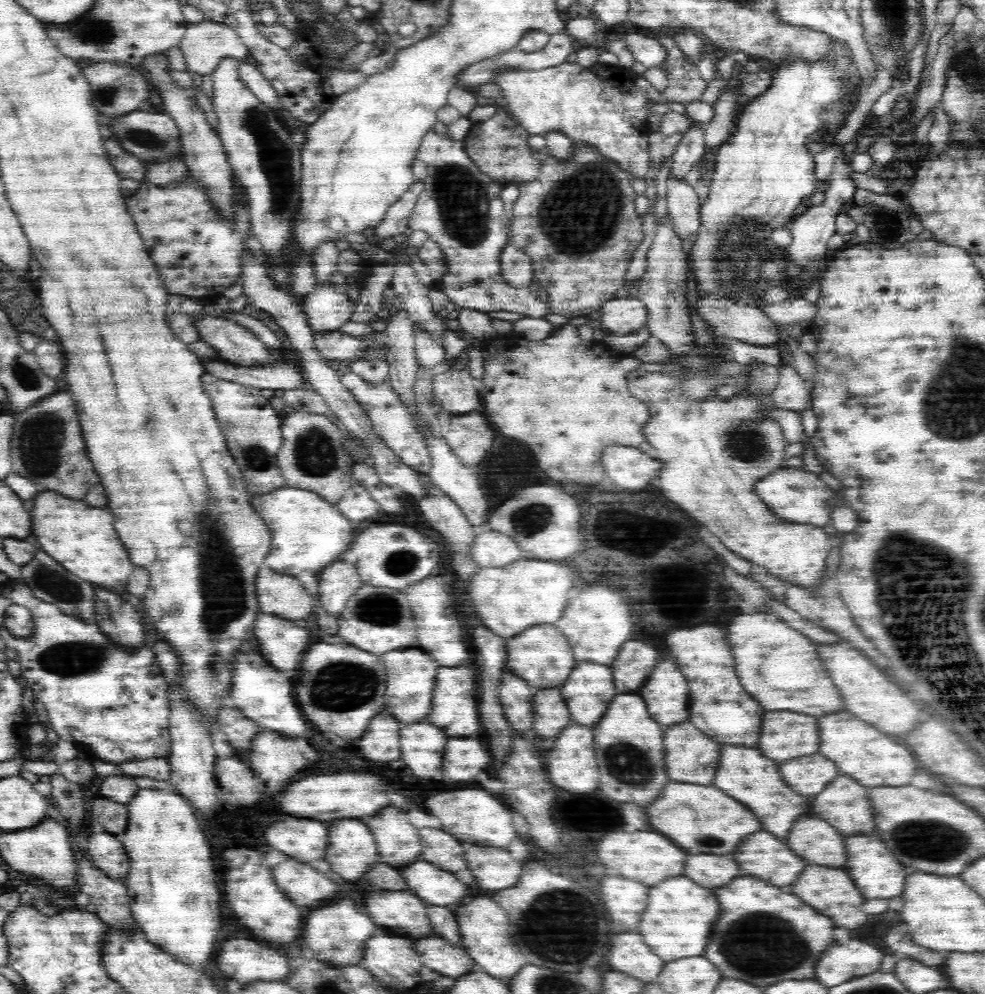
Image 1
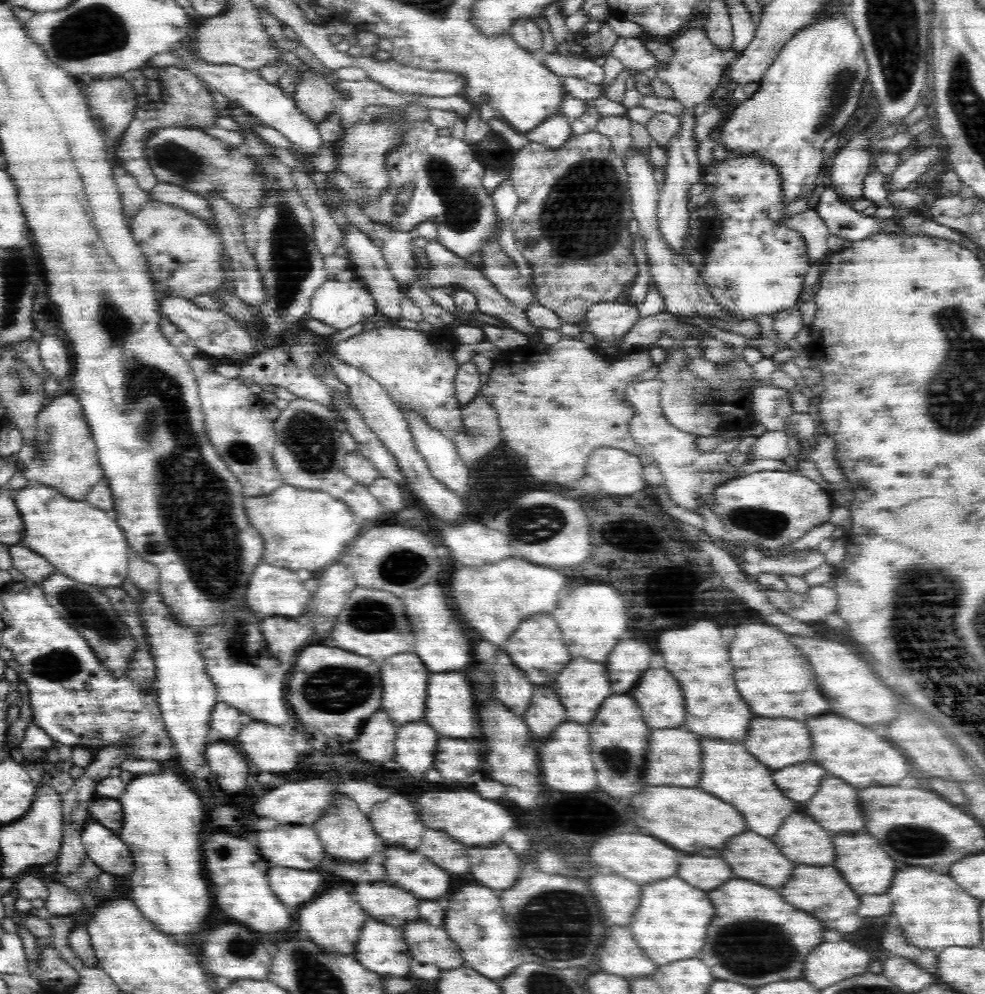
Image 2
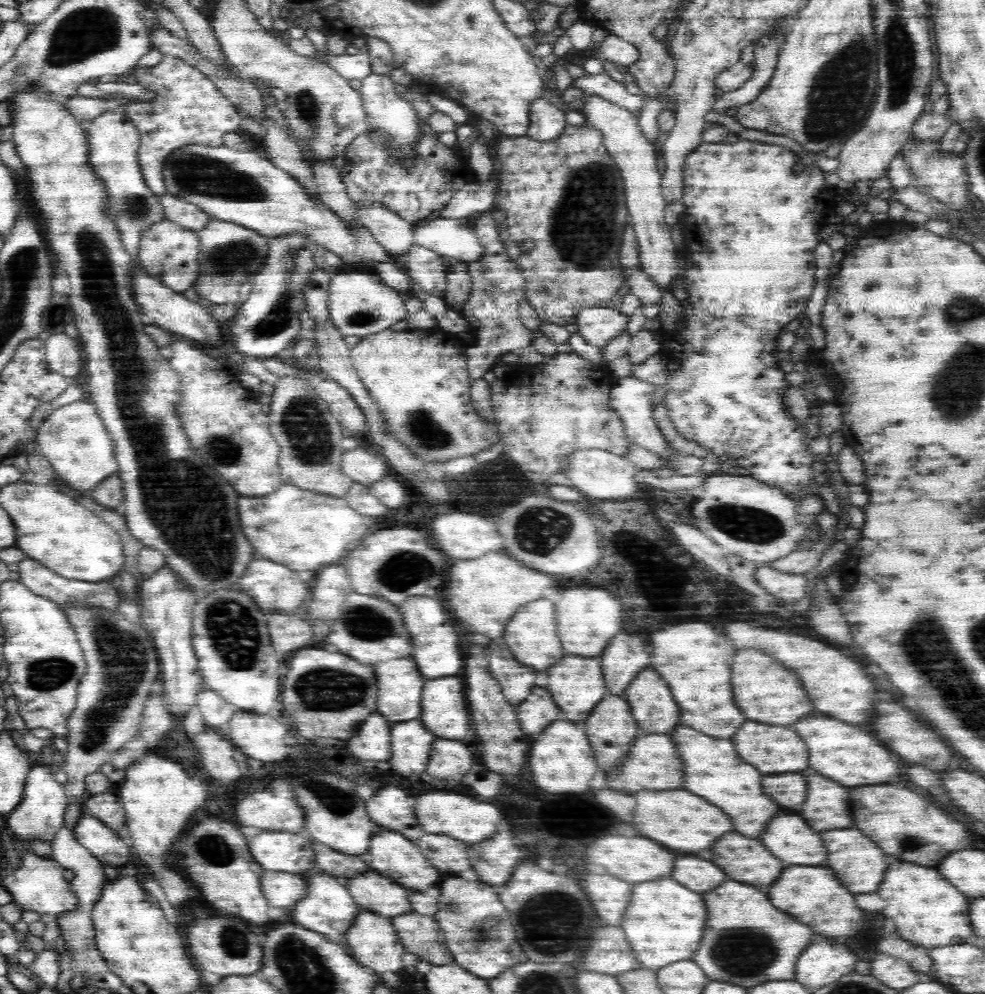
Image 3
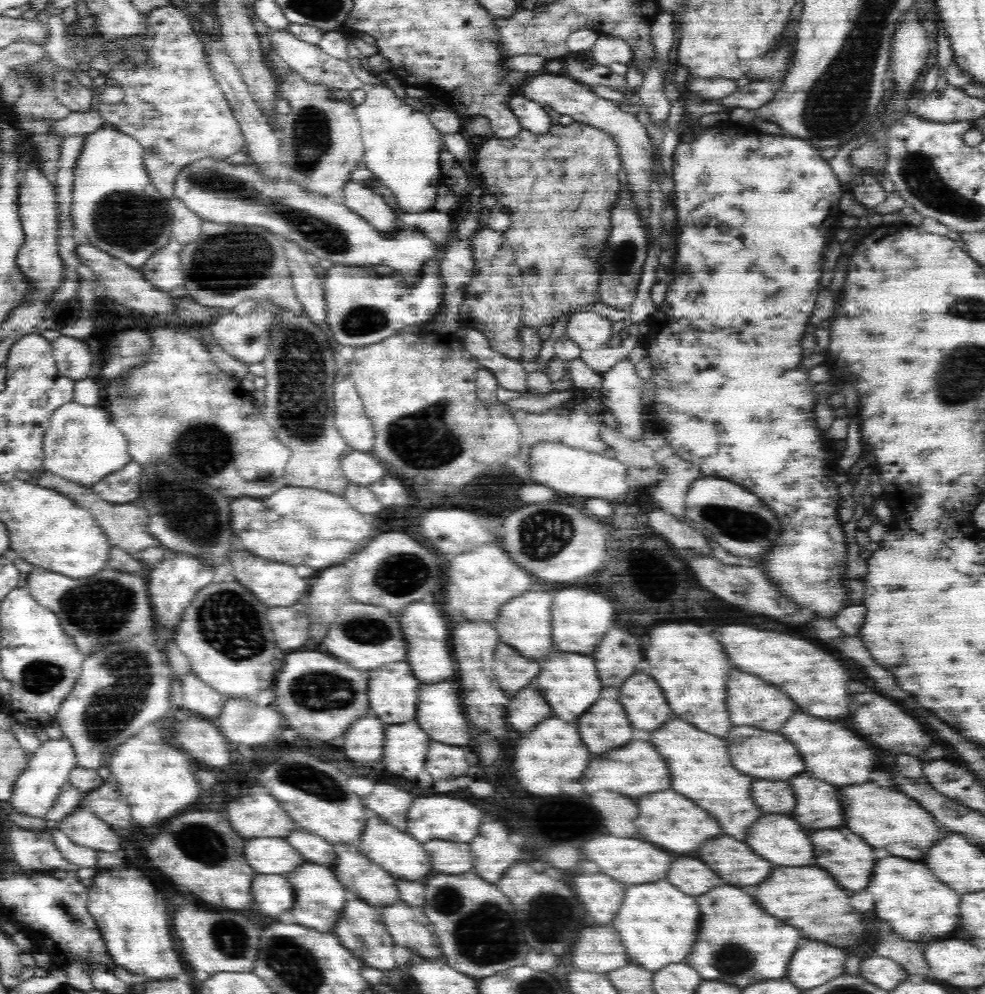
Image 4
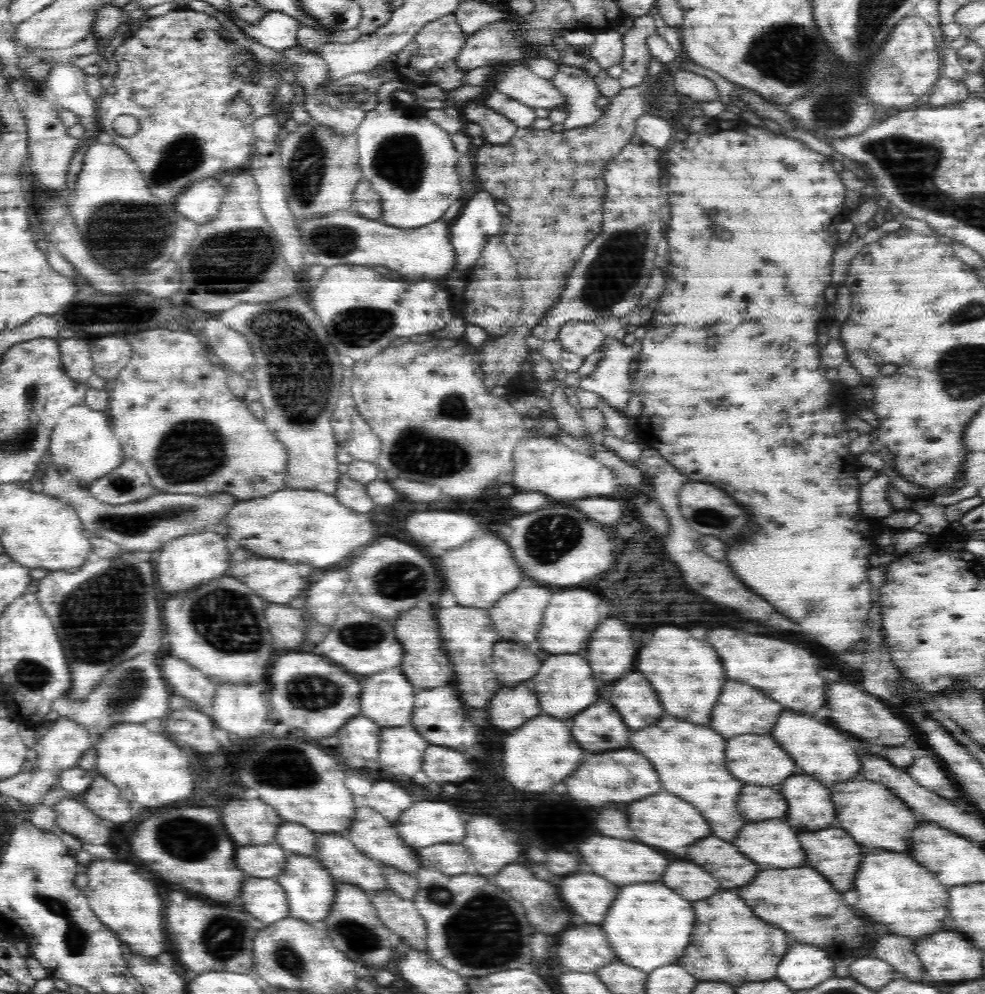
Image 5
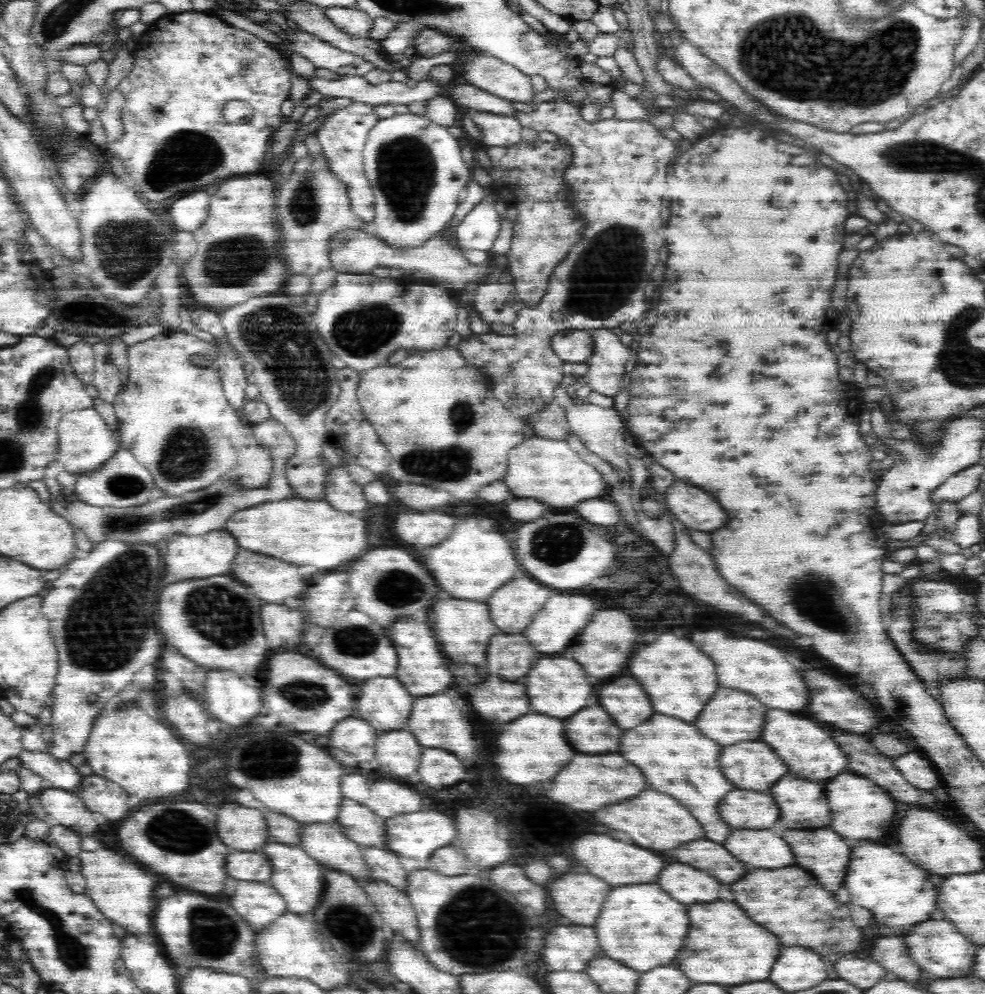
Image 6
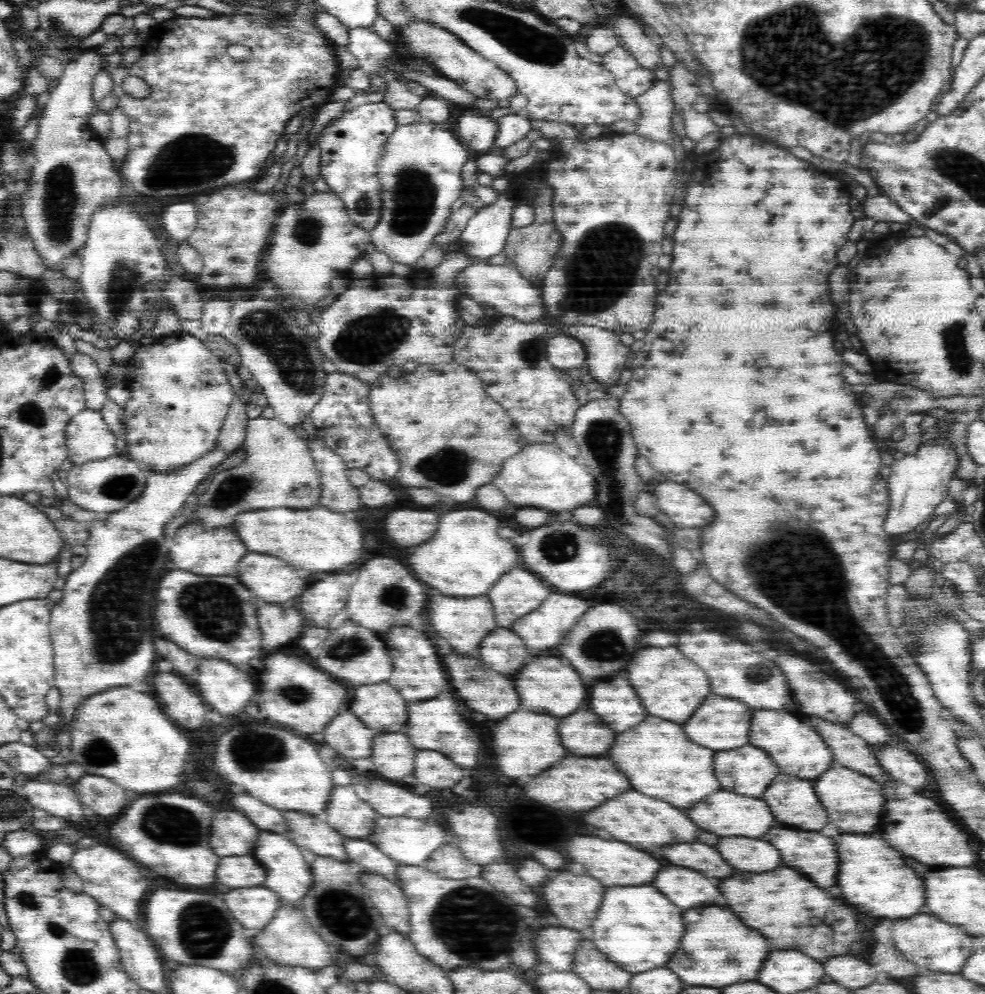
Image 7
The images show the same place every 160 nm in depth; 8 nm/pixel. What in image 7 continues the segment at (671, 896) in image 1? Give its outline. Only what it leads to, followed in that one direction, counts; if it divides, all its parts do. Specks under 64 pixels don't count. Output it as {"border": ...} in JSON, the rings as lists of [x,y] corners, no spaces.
{"border":[[[616,886],[608,888],[606,896],[602,900],[602,906],[598,910],[598,916],[594,918],[590,926],[591,940],[596,950],[606,954],[612,962],[618,962],[623,970],[629,972],[647,972],[662,966],[668,962],[668,952],[676,950],[680,936],[684,934],[684,922],[682,922],[682,908],[672,904],[662,892],[658,892],[654,886]]]}

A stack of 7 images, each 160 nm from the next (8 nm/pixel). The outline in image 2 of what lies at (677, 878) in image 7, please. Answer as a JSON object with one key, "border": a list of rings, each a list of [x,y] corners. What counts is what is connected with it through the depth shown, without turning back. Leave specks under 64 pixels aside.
{"border":[[[700,854],[686,856],[678,870],[678,876],[700,890],[714,890],[726,880],[734,878],[732,868],[722,858],[706,858]]]}

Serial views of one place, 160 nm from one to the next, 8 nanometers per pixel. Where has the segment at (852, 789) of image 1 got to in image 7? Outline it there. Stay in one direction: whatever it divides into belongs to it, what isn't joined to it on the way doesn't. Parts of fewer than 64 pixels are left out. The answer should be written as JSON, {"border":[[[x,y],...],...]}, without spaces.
{"border":[[[778,774],[762,798],[774,810],[776,822],[800,830],[820,830],[828,824],[828,816],[816,796],[814,784],[816,780]]]}

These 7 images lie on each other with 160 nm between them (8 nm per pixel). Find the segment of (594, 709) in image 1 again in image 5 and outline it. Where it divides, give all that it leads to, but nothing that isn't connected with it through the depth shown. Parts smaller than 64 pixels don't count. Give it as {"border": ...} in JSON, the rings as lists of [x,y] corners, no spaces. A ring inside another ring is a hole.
{"border":[[[558,654],[558,656],[548,656],[542,662],[540,672],[528,682],[530,690],[534,690],[534,694],[538,694],[542,712],[558,716],[558,718],[570,718],[576,716],[580,710],[584,710],[586,706],[592,706],[594,702],[598,702],[598,682],[594,682],[594,674],[590,670],[591,666],[578,654]],[[566,694],[566,704],[552,704],[548,700],[564,696]]]}

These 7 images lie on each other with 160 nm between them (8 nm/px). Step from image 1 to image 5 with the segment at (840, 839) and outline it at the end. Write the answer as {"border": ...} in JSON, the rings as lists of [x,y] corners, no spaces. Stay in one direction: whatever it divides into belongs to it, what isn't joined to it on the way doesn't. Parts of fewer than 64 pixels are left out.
{"border":[[[782,820],[746,824],[738,832],[738,838],[734,838],[732,842],[734,846],[738,846],[738,850],[742,850],[742,854],[746,854],[750,860],[756,860],[758,864],[790,868],[806,862],[794,828],[790,828]]]}

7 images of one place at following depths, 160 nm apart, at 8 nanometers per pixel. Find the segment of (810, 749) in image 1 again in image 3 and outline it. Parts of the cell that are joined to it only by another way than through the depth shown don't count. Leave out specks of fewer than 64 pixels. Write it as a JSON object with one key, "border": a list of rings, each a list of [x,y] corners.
{"border":[[[744,722],[742,728],[738,729],[738,734],[730,737],[730,740],[734,746],[738,746],[738,754],[740,754],[740,758],[744,758],[744,762],[758,766],[758,770],[762,770],[766,774],[806,770],[810,752],[797,731],[788,726],[790,725],[770,726],[770,724],[760,724],[760,722]]]}

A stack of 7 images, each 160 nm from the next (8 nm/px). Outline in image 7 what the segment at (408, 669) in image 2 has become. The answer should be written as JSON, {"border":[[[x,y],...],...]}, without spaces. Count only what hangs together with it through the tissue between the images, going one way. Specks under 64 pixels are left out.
{"border":[[[388,682],[360,686],[354,690],[350,712],[370,728],[398,732],[408,720],[409,701]]]}

